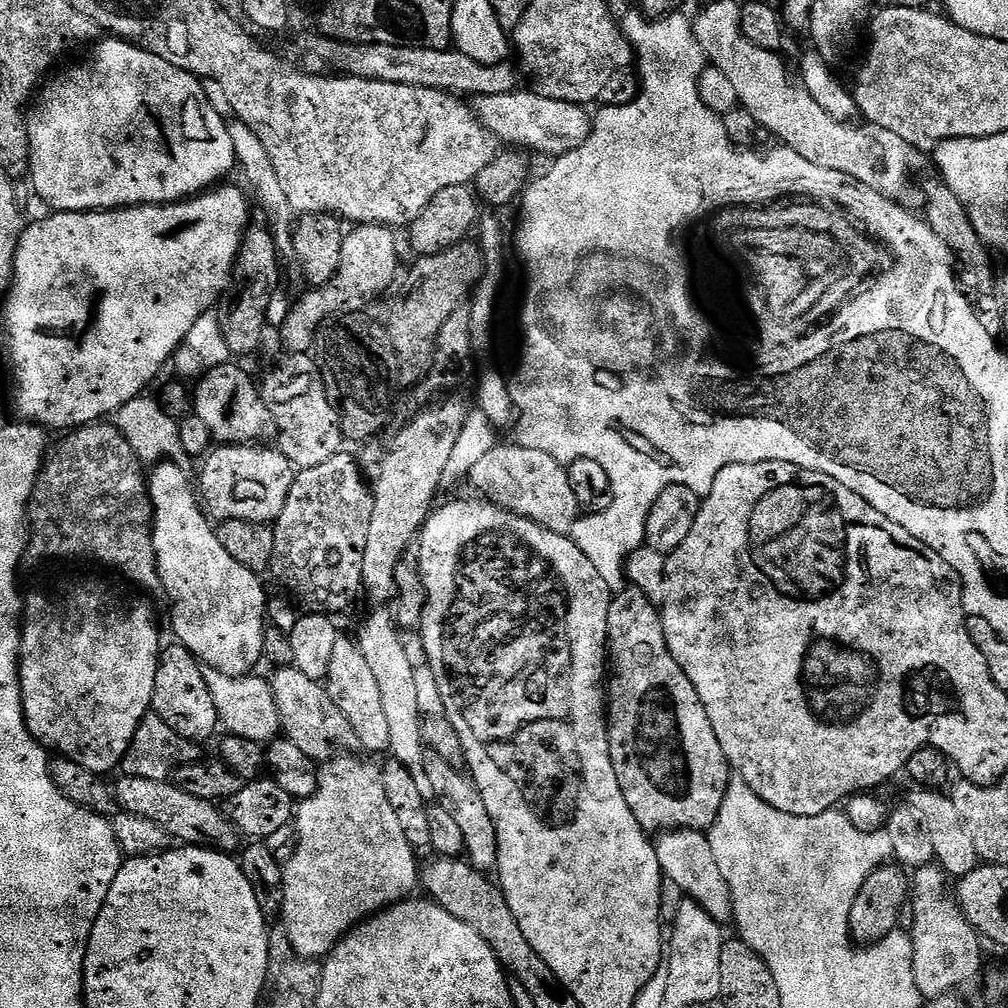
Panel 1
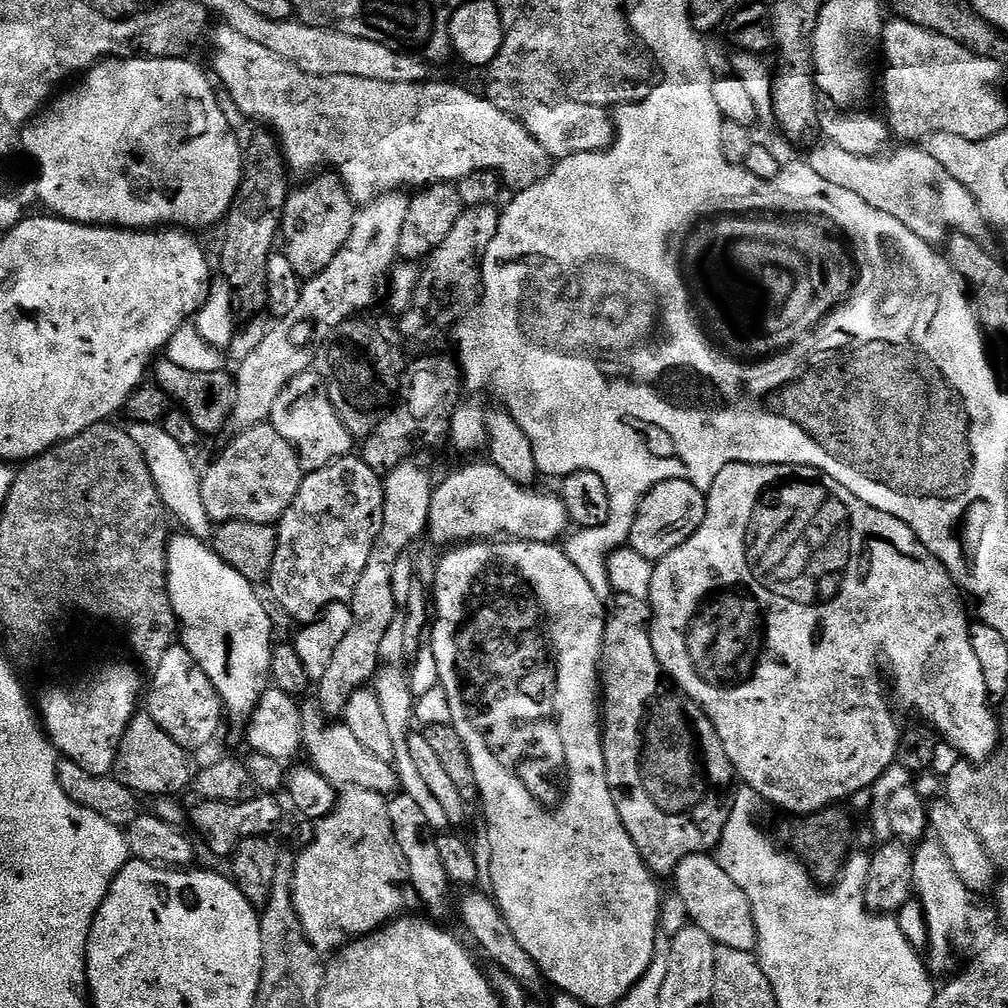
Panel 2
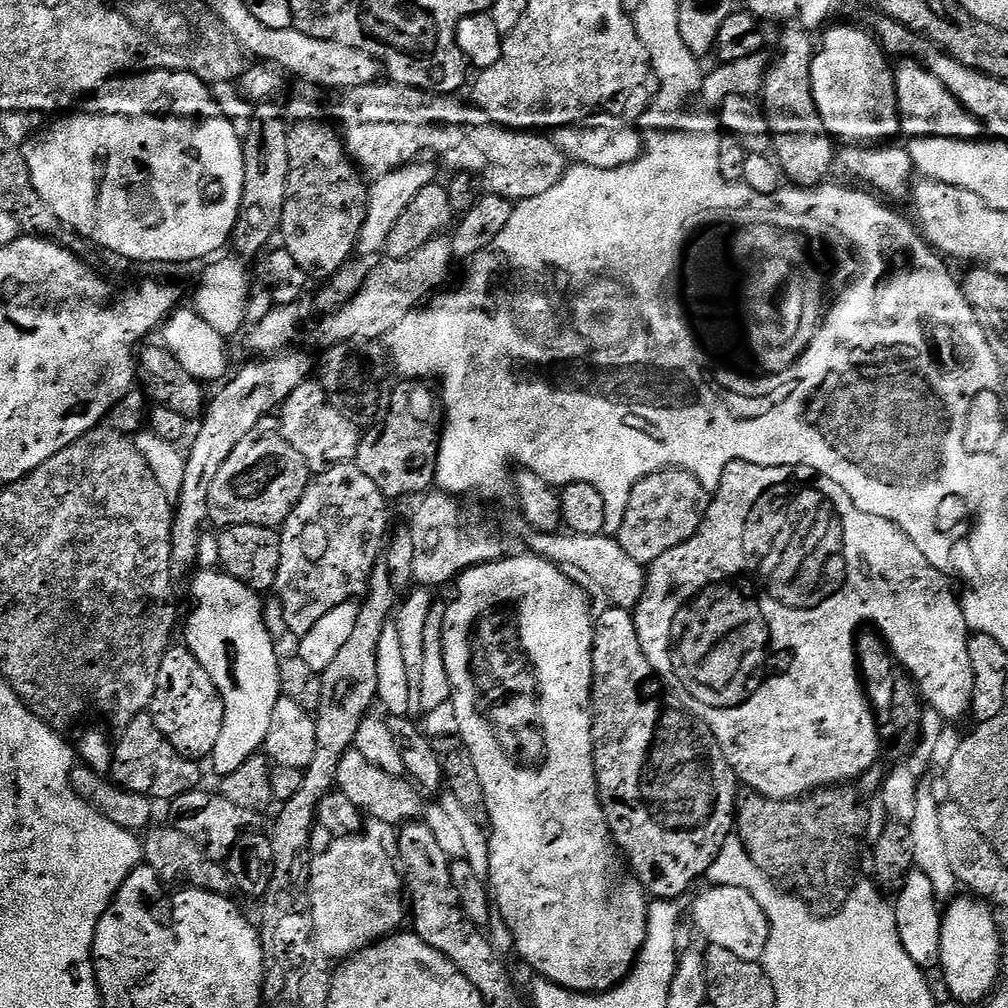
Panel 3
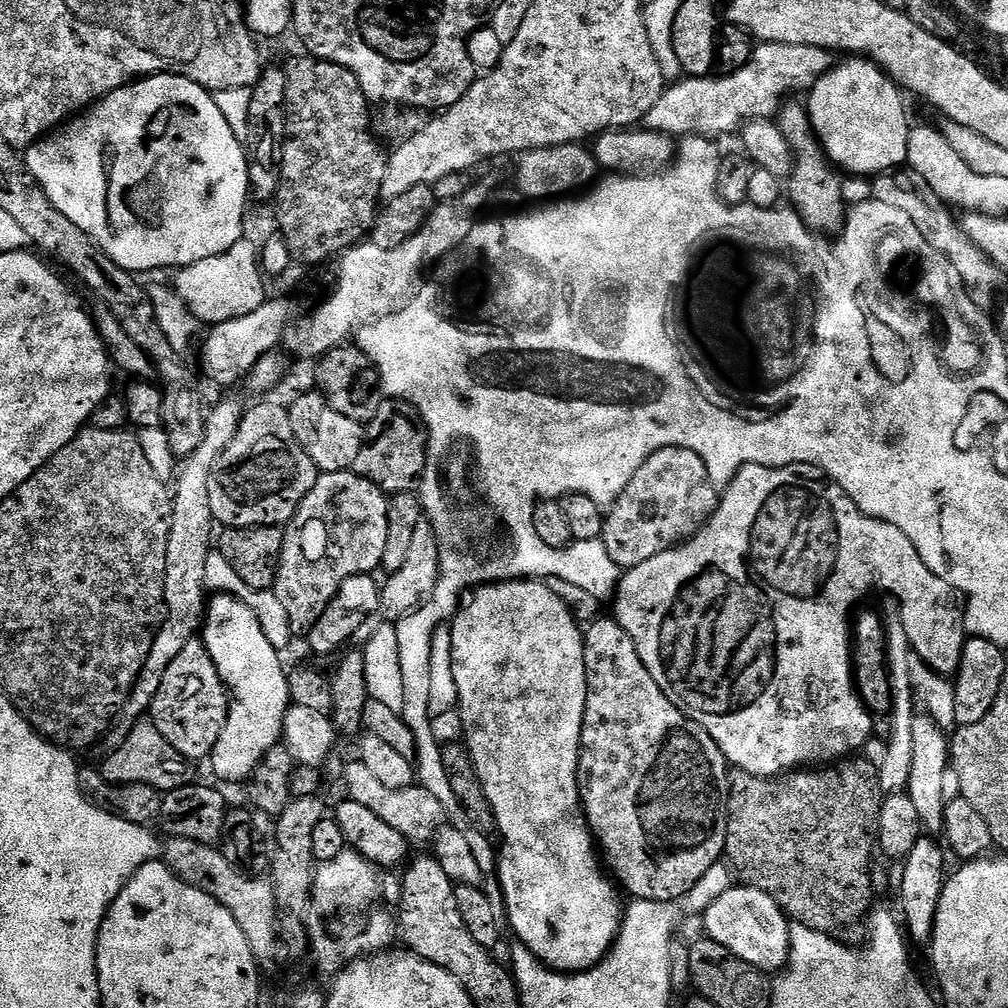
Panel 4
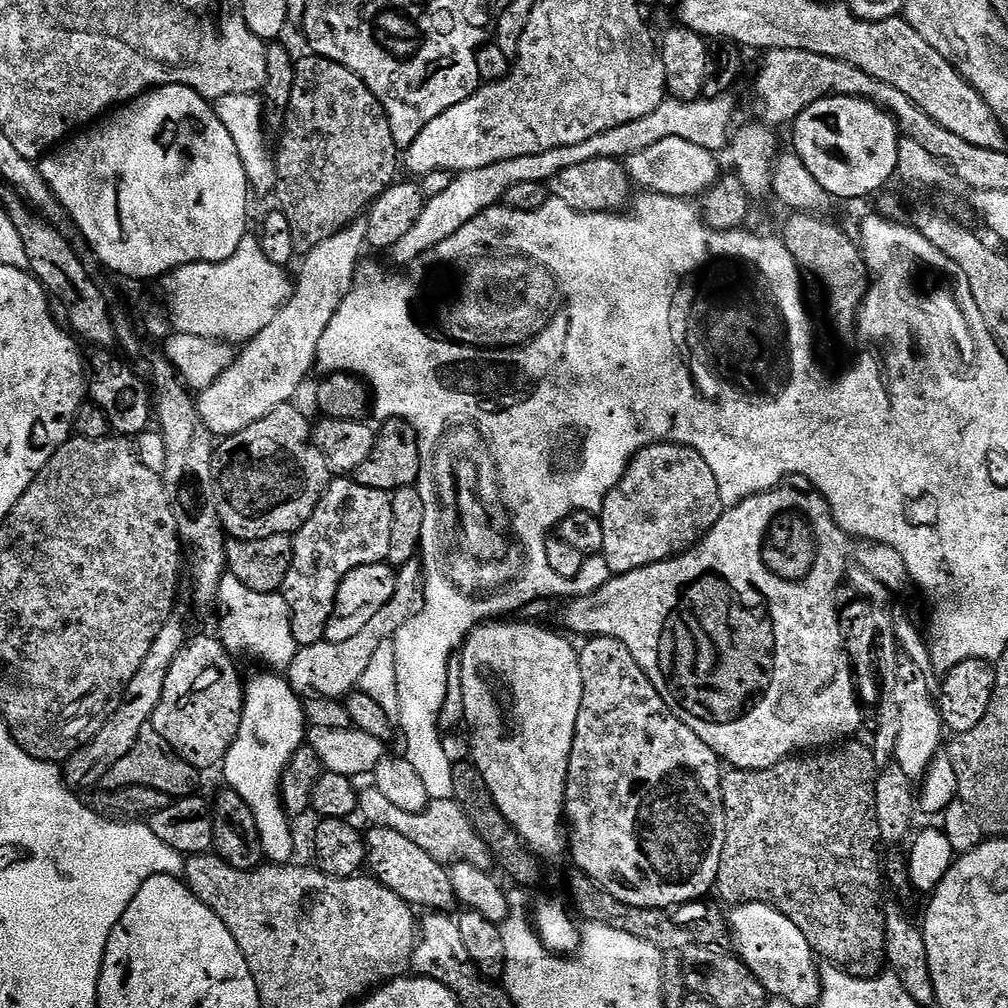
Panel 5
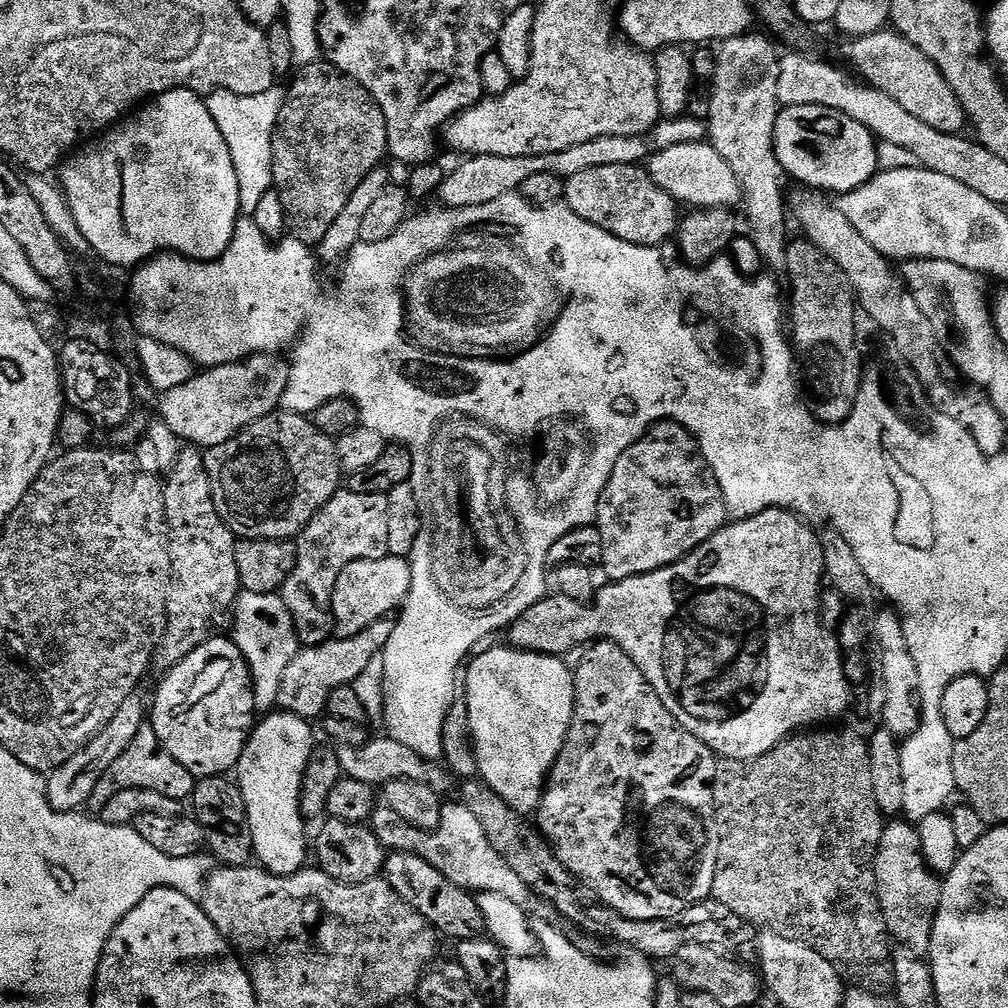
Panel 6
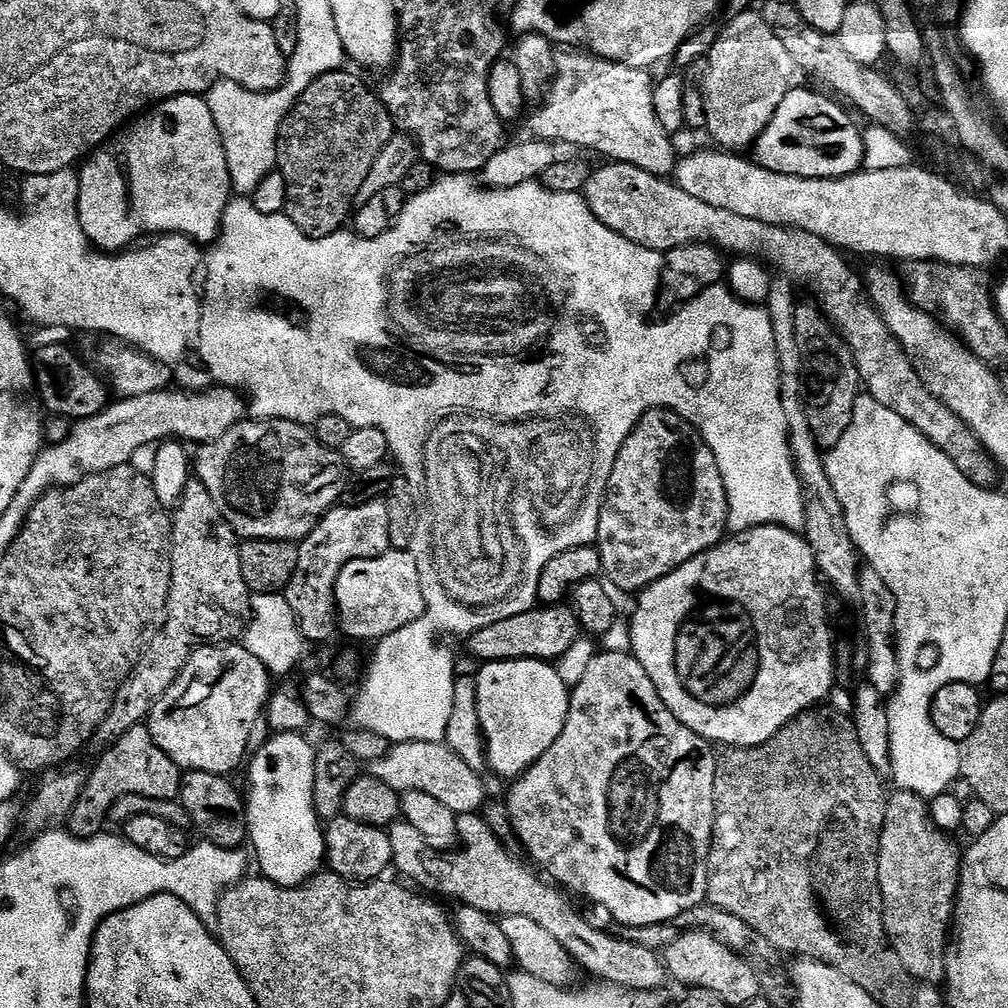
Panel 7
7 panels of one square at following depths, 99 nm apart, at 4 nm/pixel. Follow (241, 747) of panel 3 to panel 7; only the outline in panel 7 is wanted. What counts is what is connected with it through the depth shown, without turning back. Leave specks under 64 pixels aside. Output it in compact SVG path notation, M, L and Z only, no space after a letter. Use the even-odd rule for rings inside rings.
M282 732L273 735L251 757L248 780L252 785L246 788L246 811L248 813L248 834L250 844L256 847L260 858L263 879L273 880L278 886L299 888L307 884L325 867L328 855L326 828L316 812L314 780L316 778L316 748L307 740L307 735L299 732Z

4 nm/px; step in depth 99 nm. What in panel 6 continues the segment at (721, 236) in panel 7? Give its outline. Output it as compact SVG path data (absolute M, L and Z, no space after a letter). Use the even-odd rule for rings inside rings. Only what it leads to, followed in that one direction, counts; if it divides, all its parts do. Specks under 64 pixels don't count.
M638 164L597 166L595 170L582 170L582 174L569 176L564 181L564 200L567 207L578 213L586 222L590 222L626 242L646 247L667 245L677 235L682 219L682 208L675 197L652 180L648 175L647 167Z

